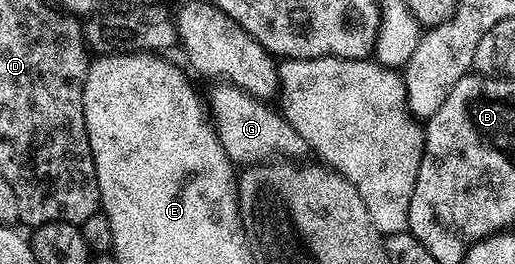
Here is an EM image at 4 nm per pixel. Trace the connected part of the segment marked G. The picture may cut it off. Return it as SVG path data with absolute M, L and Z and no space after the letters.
M219 85L209 95L209 109L213 114L215 130L231 162L236 165L247 165L252 161L271 161L278 157L283 161L299 161L309 148L305 137L289 125L287 118L278 110L275 111L264 100L245 93L239 87Z

